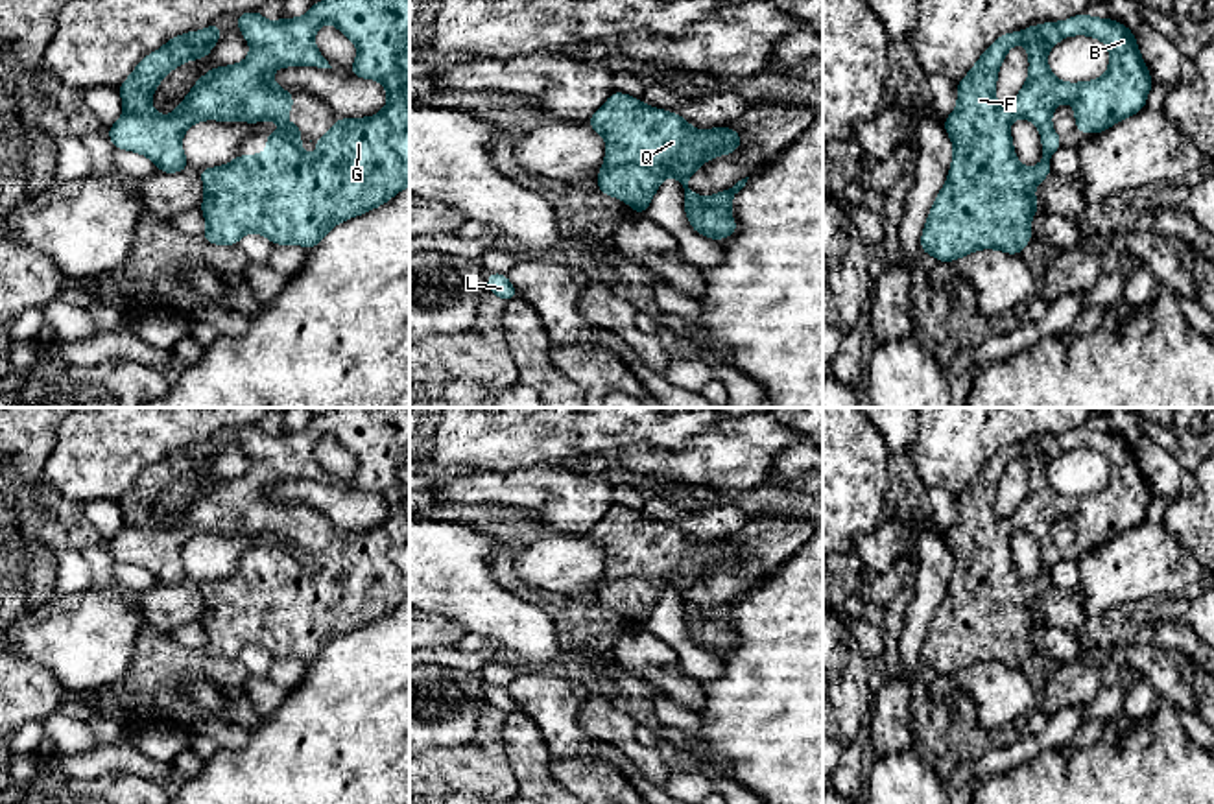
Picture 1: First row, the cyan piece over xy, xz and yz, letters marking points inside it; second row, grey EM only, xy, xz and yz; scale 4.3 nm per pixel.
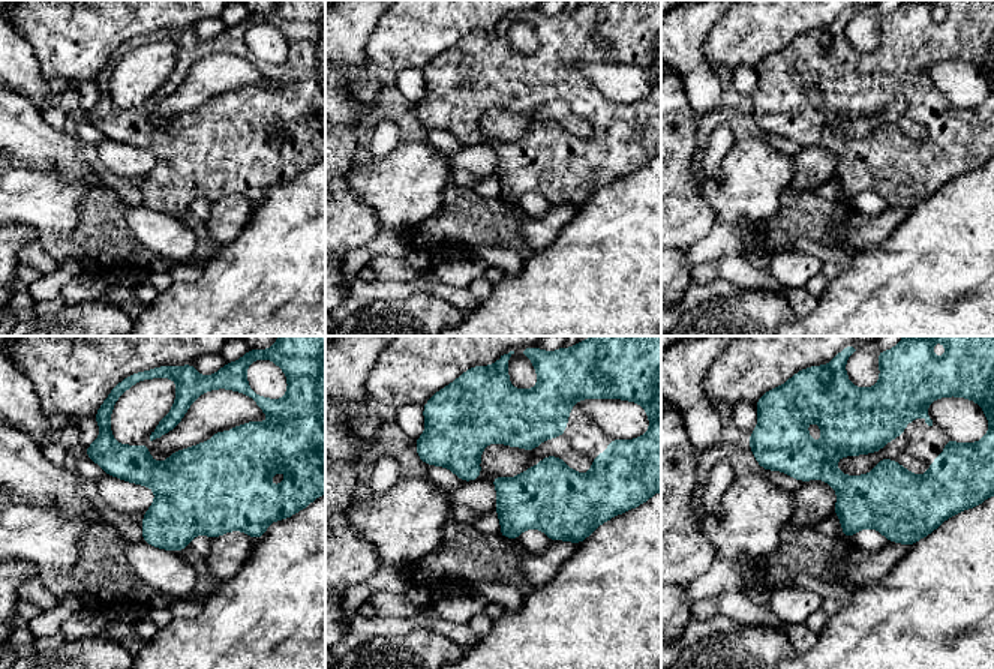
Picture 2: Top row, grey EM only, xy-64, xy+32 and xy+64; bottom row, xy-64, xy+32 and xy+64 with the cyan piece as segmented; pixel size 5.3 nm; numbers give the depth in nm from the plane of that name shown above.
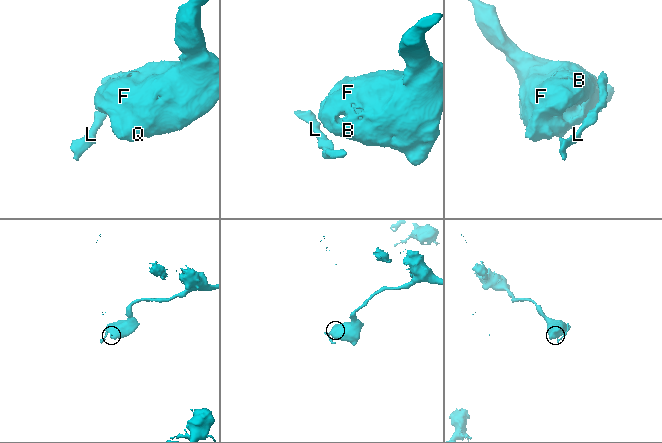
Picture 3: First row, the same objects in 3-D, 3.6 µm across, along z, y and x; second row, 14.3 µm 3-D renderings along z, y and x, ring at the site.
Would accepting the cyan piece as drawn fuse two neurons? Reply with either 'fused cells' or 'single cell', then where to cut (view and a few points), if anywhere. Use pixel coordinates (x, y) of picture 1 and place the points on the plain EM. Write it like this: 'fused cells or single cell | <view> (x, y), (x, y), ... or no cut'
single cell | no cut

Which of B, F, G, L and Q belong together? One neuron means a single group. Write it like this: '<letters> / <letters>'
B F G L Q

